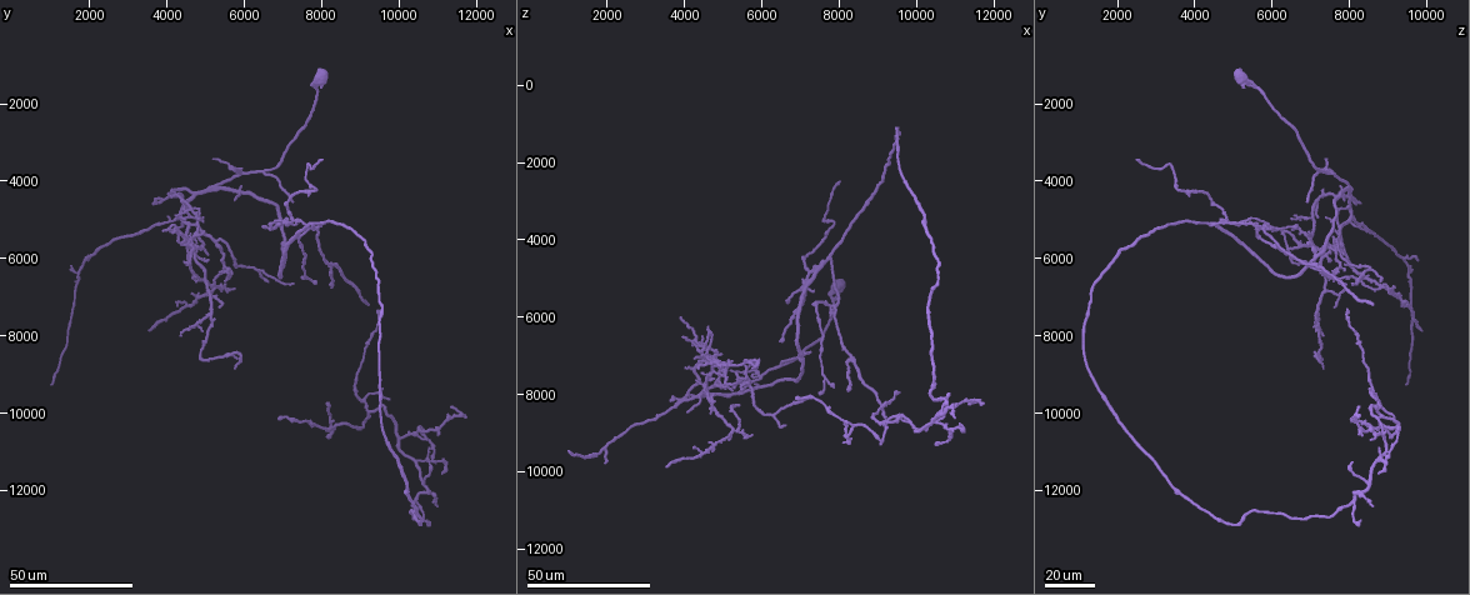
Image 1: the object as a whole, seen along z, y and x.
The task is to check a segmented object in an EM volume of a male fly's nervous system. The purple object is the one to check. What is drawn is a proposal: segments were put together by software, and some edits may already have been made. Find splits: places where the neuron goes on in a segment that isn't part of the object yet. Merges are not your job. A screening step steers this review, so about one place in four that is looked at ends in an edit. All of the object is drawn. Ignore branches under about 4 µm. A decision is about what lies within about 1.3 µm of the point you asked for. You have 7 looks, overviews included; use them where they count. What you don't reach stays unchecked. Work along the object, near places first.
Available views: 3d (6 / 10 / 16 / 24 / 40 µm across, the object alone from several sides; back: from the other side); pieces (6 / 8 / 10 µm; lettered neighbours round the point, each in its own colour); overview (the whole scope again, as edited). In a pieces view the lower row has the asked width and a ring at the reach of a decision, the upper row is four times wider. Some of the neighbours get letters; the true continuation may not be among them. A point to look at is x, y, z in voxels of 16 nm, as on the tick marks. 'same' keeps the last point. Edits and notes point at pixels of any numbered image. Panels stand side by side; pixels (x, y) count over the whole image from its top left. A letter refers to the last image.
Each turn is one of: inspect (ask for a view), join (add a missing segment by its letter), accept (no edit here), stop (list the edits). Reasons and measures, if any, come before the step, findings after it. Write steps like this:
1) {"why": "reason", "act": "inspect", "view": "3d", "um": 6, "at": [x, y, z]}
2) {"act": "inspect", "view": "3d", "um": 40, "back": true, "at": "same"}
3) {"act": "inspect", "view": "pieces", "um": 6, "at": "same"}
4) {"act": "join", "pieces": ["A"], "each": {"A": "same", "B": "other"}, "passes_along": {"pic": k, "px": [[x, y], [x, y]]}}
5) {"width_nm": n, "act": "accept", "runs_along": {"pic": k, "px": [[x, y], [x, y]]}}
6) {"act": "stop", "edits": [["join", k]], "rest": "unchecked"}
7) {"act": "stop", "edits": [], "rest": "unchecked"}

{"why": "long arm stops here", "act": "inspect", "view": "3d", "um": 24, "at": [3500, 7850, 9900]}

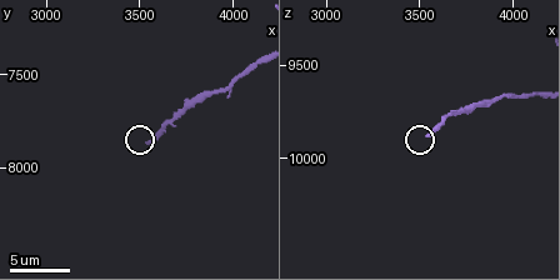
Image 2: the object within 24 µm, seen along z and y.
{"act": "inspect", "view": "pieces", "um": 8, "at": [3540, 7880, 9880]}

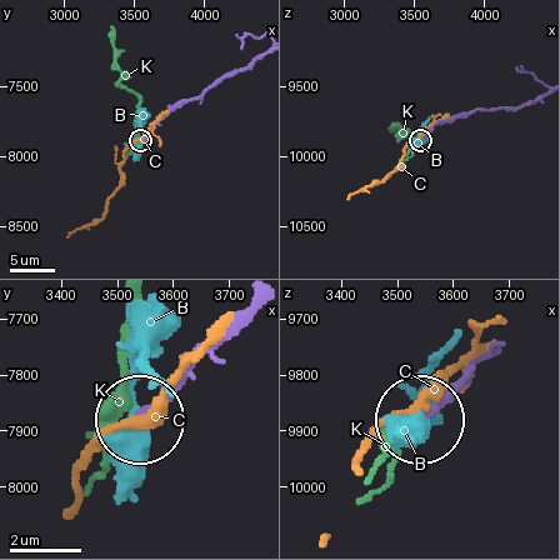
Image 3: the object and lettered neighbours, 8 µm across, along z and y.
{"act": "accept", "each": {"B": "other", "C": "other", "K": "other"}, "found": "no lettered segment goes on from it"}

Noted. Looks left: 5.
{"why": "an open end", "act": "inspect", "view": "3d", "um": 24, "at": [3850, 5250, 6050]}

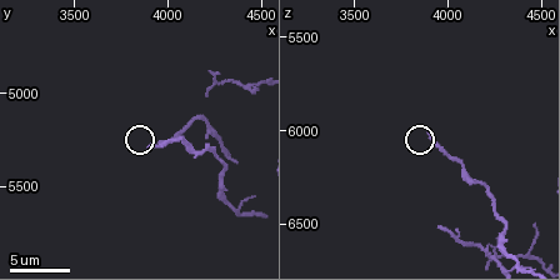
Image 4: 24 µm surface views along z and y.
{"why": "what lies round it", "act": "inspect", "view": "pieces", "um": 8, "at": [3900, 5280, 6020]}

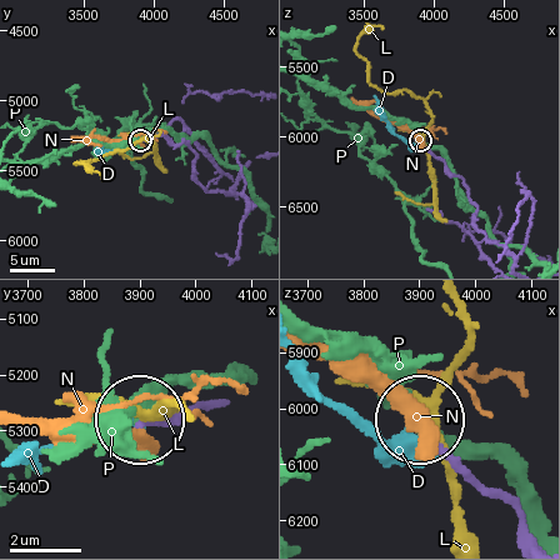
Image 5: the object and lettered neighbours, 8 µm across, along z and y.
{"width_nm": 190, "act": "accept", "each": {"D": "other", "L": "other", "N": "other", "P": "other"}, "runs_along": {"pic": 5, "px": [[200, 406], [140, 421]]}, "found": "no lettered segment goes on from it"}

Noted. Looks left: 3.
{"why": "free end", "act": "inspect", "view": "3d", "um": 40, "at": [9150, 7150, 8600]}

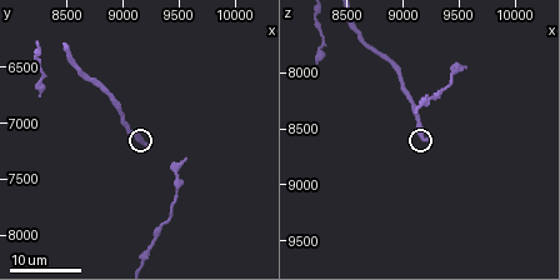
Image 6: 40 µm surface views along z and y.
{"act": "inspect", "view": "pieces", "um": 10, "at": [9200, 7180, 8600]}

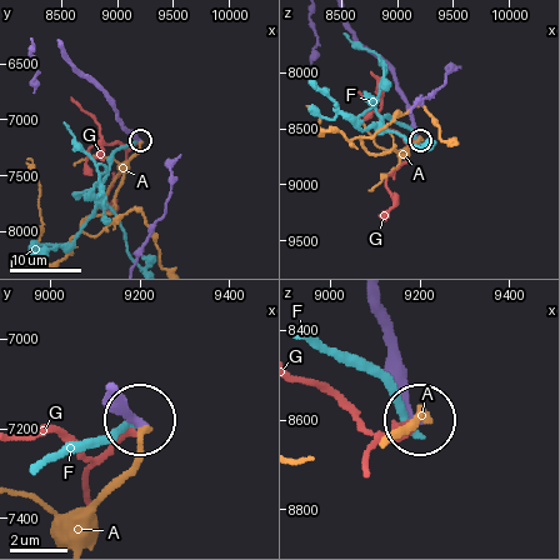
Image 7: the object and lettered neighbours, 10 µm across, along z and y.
{"width_nm": 310, "act": "join", "pieces": ["A"], "each": {"A": "same", "F": "other", "G": "other"}, "passes_along": {"pic": 7, "px": [[108, 394], [143, 433], [131, 466], [90, 516], [85, 538]]}, "found": "it goes on there"}

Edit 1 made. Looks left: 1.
{"act": "stop", "edits": [["join", 7]], "rest": "unchecked"}

